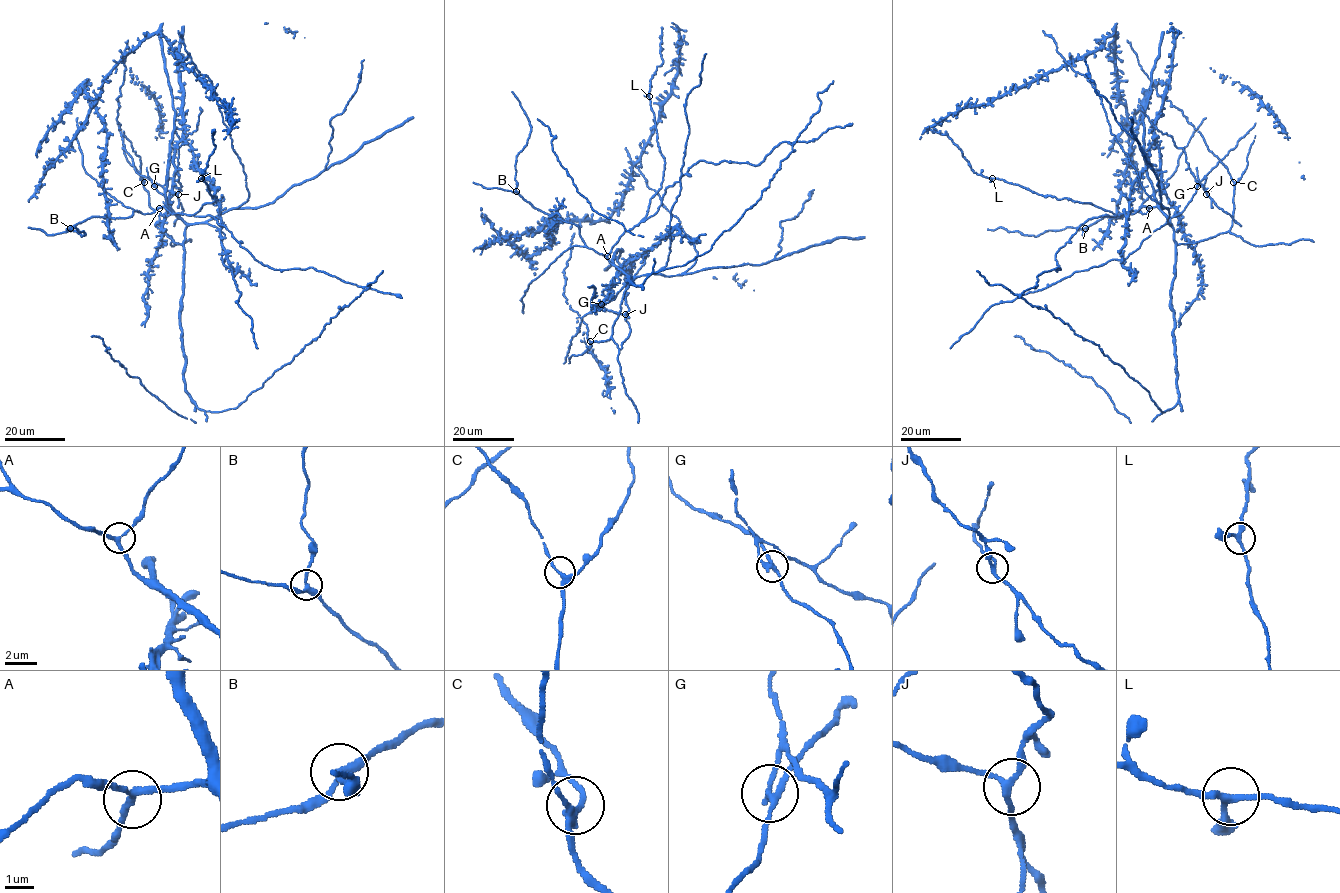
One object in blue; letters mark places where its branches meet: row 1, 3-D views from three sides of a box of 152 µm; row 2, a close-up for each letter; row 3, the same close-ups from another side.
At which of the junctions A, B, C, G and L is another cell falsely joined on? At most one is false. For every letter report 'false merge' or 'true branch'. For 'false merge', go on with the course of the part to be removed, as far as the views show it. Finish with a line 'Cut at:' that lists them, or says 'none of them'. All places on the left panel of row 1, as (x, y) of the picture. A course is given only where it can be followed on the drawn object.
A: true branch
B: true branch
C: true branch
G: false merge; course (154, 185), (153, 181), (177, 193), (181, 187), (178, 181), (178, 148), (196, 129), (200, 107)
L: true branch
Cut at: G

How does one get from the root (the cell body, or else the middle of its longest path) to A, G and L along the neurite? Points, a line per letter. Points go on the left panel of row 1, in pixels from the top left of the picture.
A: (202, 222), (186, 224), (169, 209), (159, 208)
G: (202, 222), (187, 224), (154, 185)
L: (202, 222), (186, 224), (159, 206), (193, 215), (214, 201), (201, 178)

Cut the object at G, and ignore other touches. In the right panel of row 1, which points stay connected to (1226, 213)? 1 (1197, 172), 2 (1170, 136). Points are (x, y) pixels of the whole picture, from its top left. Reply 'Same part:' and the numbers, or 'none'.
Same part: 1, 2

